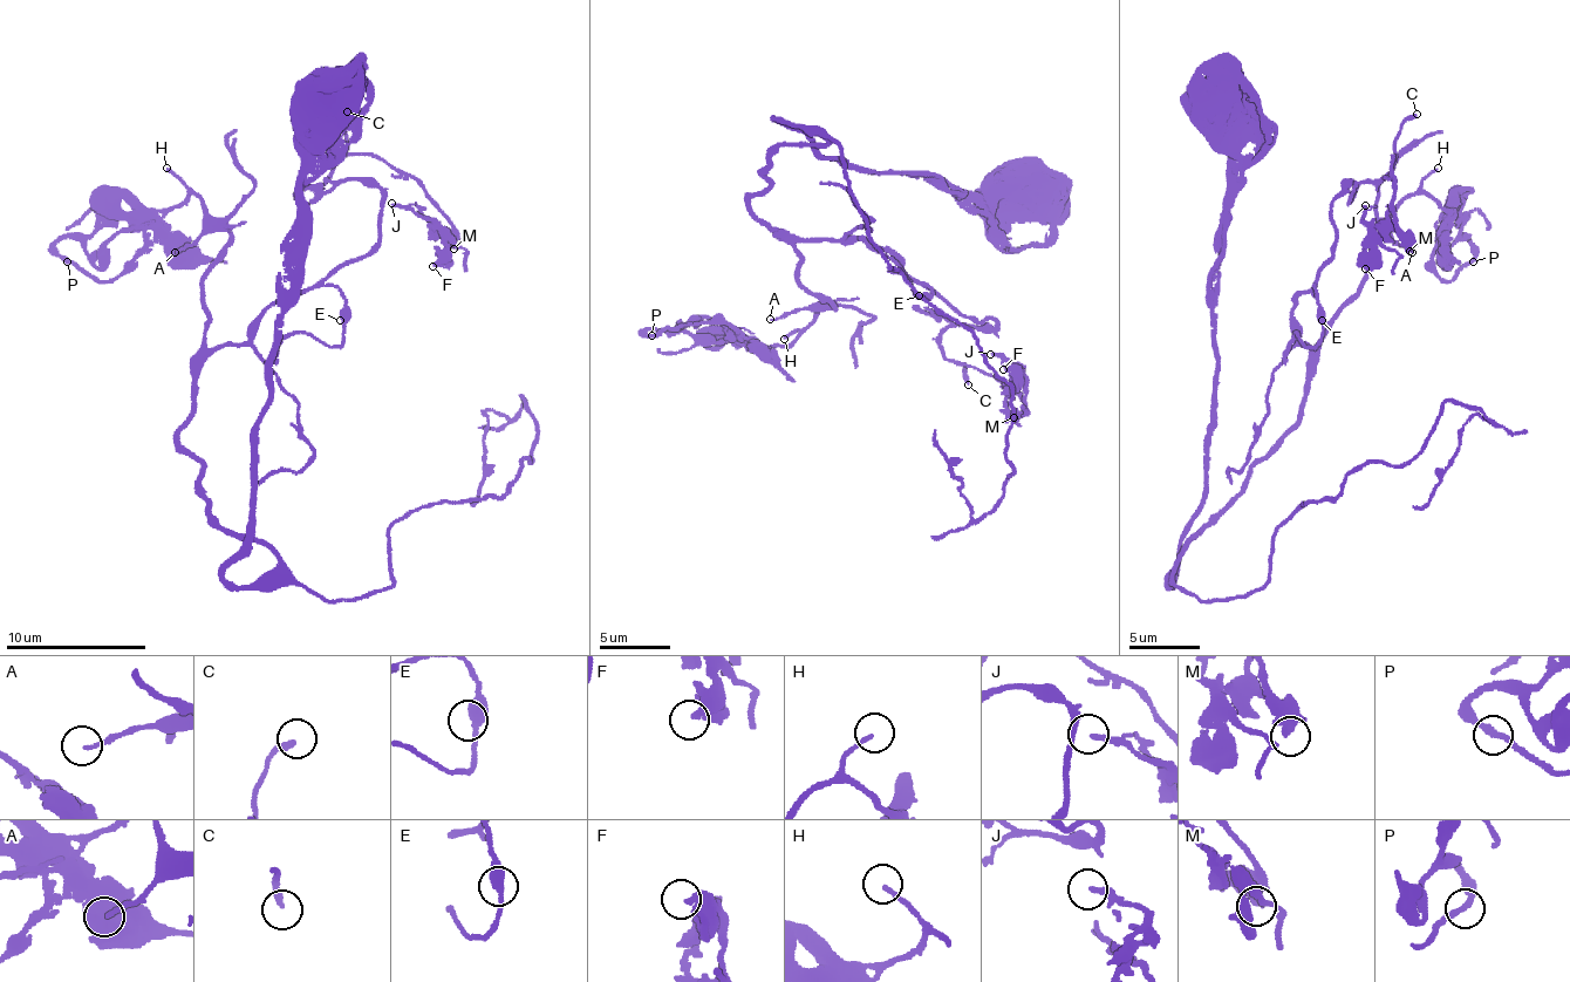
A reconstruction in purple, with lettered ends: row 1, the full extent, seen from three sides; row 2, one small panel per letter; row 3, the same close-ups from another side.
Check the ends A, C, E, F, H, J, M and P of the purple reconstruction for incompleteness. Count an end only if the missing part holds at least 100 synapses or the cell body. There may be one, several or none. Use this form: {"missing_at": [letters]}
{"missing_at": ["A", "C"]}

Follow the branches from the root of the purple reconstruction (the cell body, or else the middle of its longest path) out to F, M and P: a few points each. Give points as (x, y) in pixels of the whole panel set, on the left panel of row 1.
F: (319, 107), (229, 534), (195, 369), (380, 239), (349, 154), (418, 182), (432, 266)
M: (319, 107), (229, 534), (178, 440), (195, 369), (380, 239), (381, 190), (333, 168), (404, 171), (454, 249)
P: (319, 107), (299, 107), (248, 536), (178, 440), (230, 234), (188, 192), (66, 233), (67, 261)

